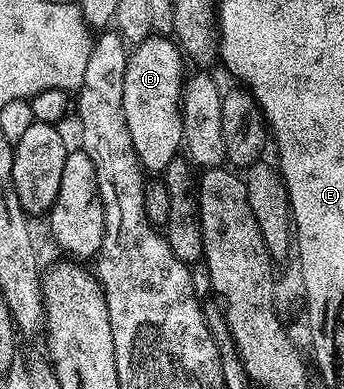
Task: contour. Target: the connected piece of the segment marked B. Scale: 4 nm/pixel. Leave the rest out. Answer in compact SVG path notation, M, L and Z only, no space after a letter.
M150 34L142 44L136 45L129 52L127 75L123 77L123 114L127 118L127 131L131 133L131 146L135 146L135 154L141 167L150 173L153 171L153 174L164 173L165 167L172 160L178 159L183 148L181 93L187 79L185 66L187 67L187 64L181 49L167 36Z

